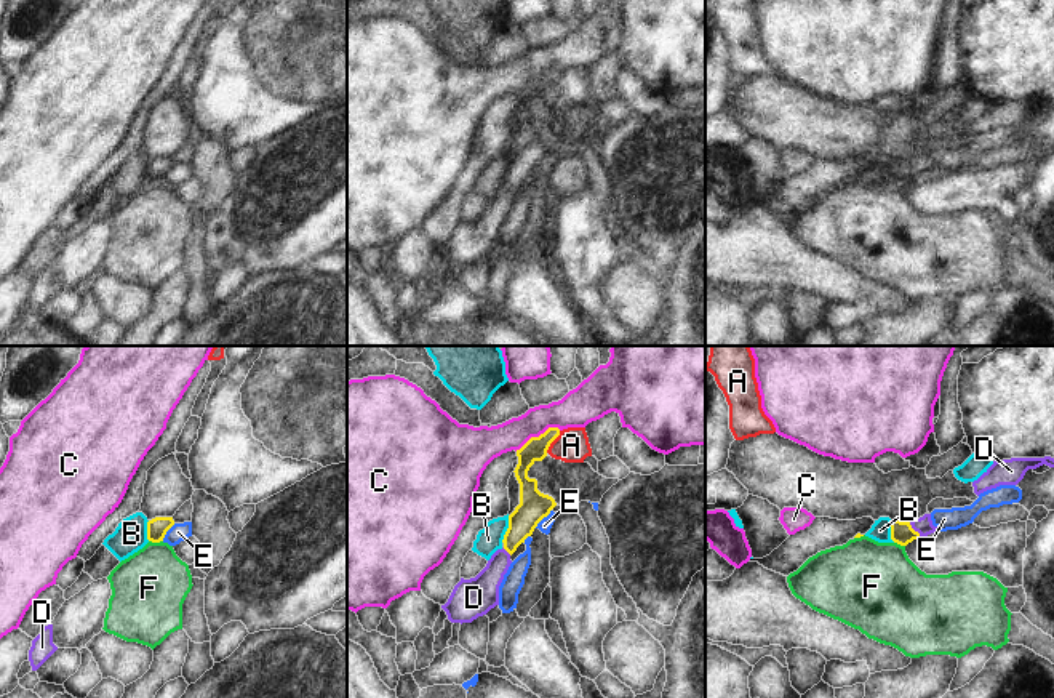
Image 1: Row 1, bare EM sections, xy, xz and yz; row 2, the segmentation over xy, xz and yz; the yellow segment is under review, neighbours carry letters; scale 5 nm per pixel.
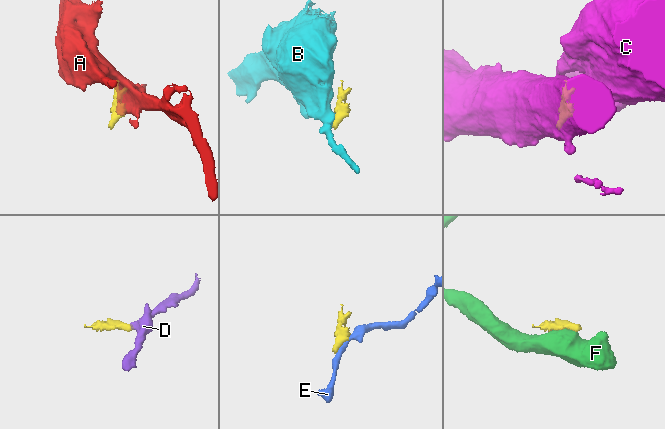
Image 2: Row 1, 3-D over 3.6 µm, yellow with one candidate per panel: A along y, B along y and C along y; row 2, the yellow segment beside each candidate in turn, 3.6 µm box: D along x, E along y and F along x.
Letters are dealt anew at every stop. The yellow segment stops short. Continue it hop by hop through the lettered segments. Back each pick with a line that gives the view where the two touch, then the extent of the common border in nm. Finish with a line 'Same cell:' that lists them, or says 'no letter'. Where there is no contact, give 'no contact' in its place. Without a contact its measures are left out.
D: meets yellow in yz; contact 100 nm long
Same cell: D

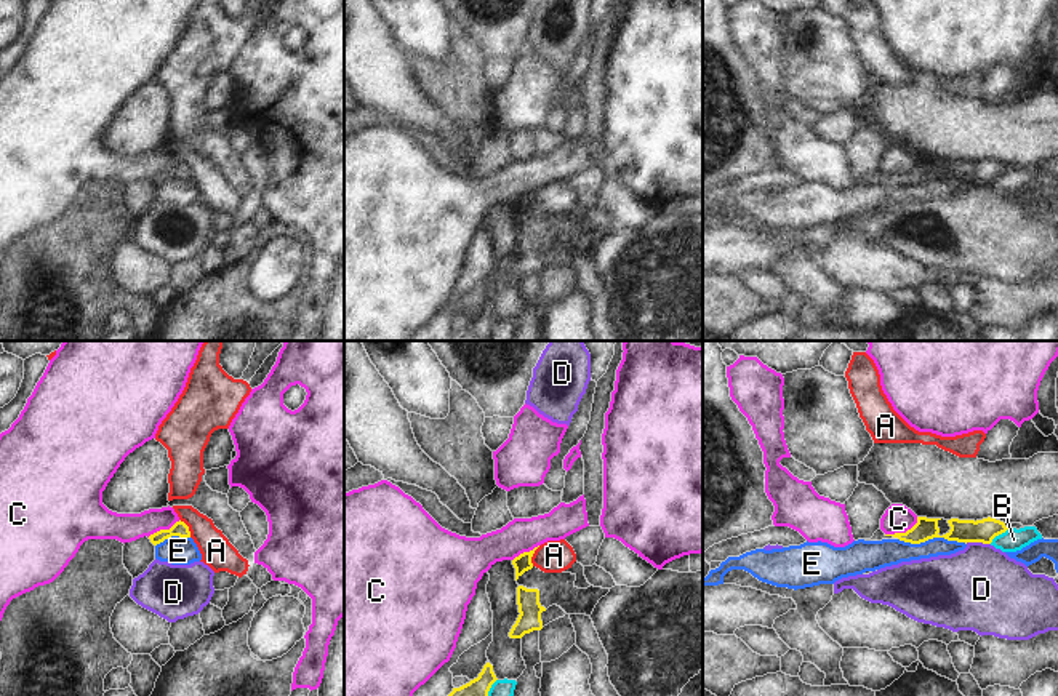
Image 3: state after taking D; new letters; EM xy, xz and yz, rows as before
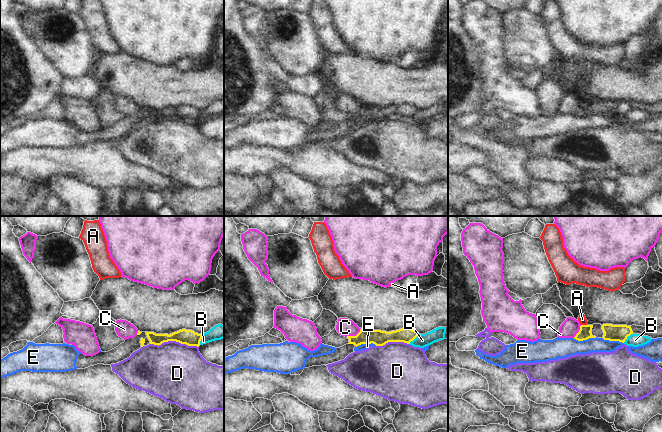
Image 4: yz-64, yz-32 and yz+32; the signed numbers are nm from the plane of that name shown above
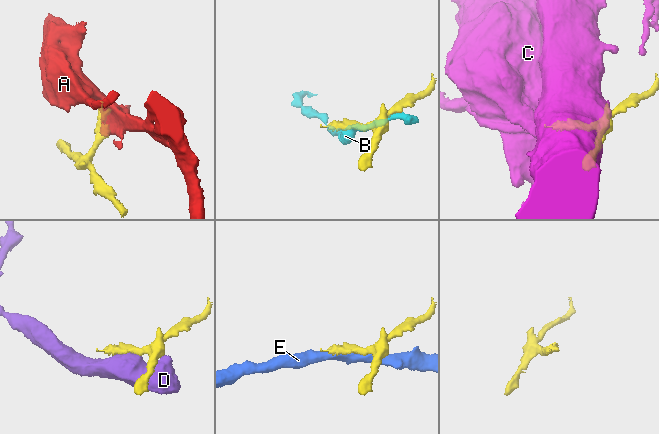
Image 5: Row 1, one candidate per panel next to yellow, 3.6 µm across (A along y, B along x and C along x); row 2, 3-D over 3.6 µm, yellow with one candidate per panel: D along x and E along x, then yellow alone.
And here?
Same cell: no letter

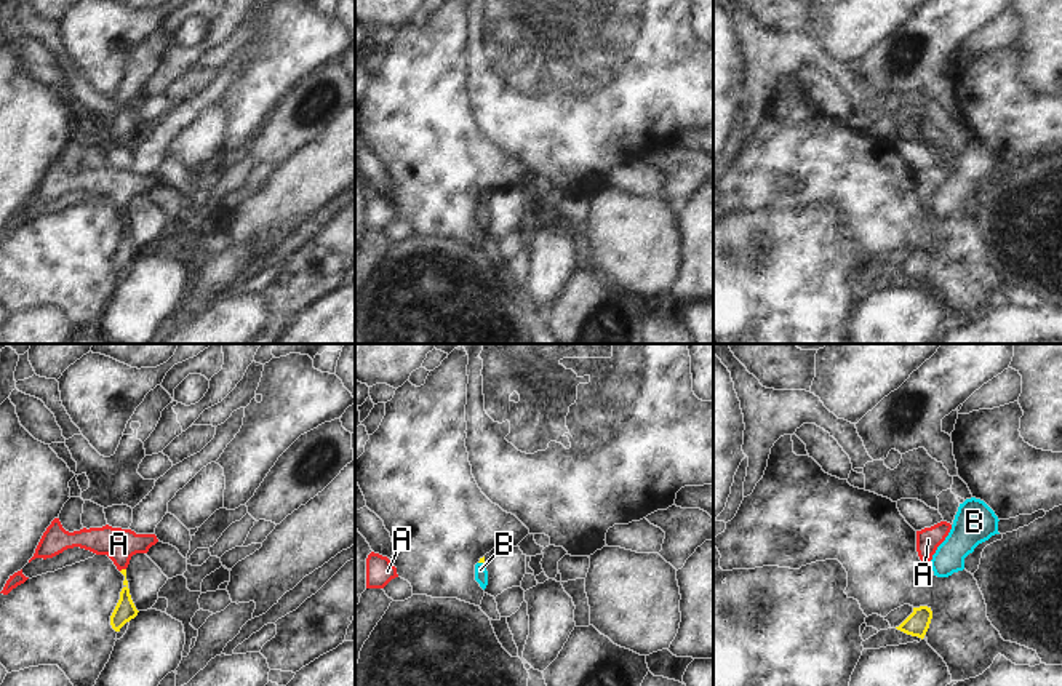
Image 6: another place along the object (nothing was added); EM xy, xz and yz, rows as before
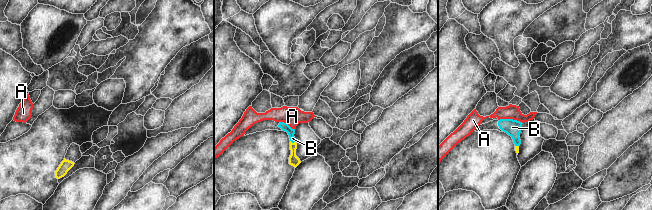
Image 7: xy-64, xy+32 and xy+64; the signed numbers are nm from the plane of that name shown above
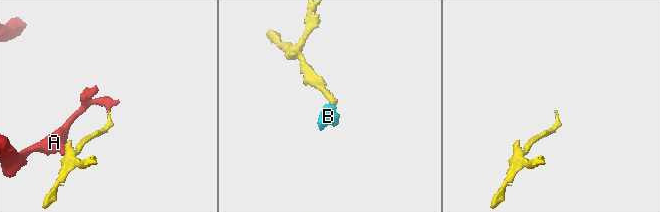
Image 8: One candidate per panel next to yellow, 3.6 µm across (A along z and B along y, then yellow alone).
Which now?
B: meets yellow in xz; contact 30 nm long
Same cell: B

